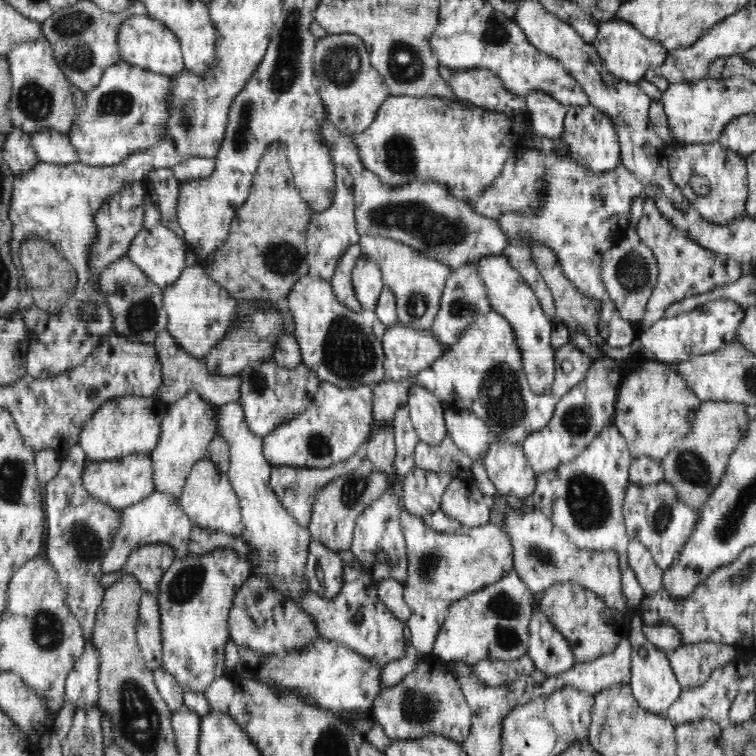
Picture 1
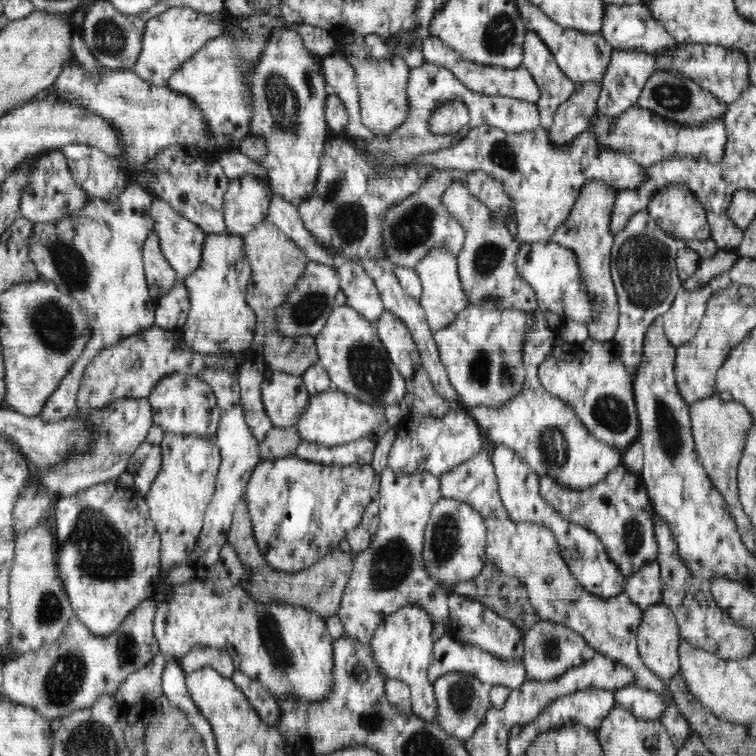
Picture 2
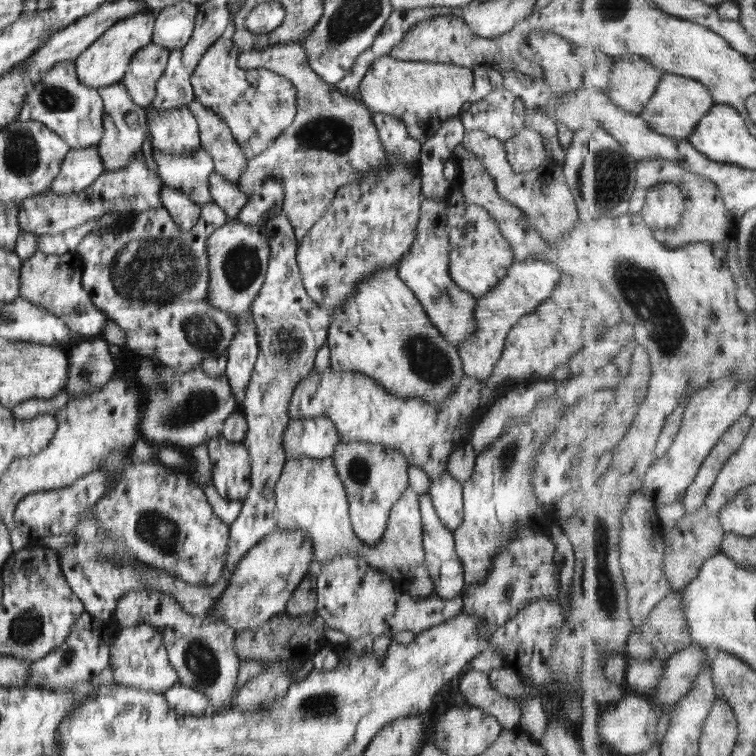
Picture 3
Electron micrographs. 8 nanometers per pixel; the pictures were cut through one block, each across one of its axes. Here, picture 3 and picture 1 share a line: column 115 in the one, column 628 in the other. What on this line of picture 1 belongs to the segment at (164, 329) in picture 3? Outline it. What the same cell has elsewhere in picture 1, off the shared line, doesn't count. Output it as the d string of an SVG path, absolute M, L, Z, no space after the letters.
M629 228L623 238L610 248L601 262L601 279L608 296L615 304L621 318L638 328L644 319L647 304L657 283L659 270L656 257L648 246L642 243L637 229Z

